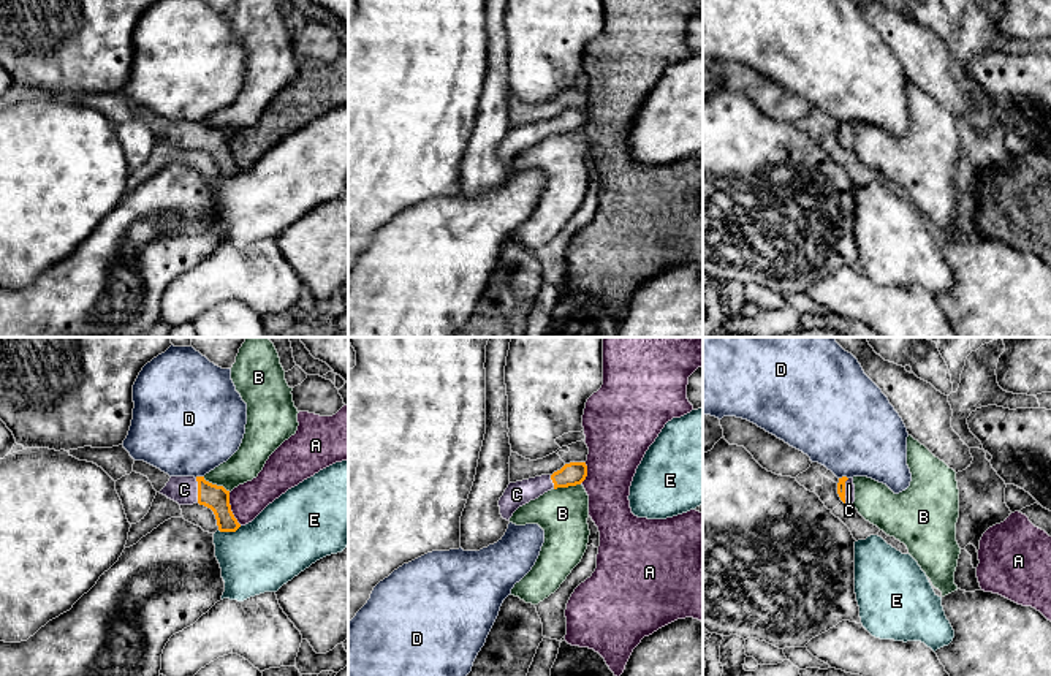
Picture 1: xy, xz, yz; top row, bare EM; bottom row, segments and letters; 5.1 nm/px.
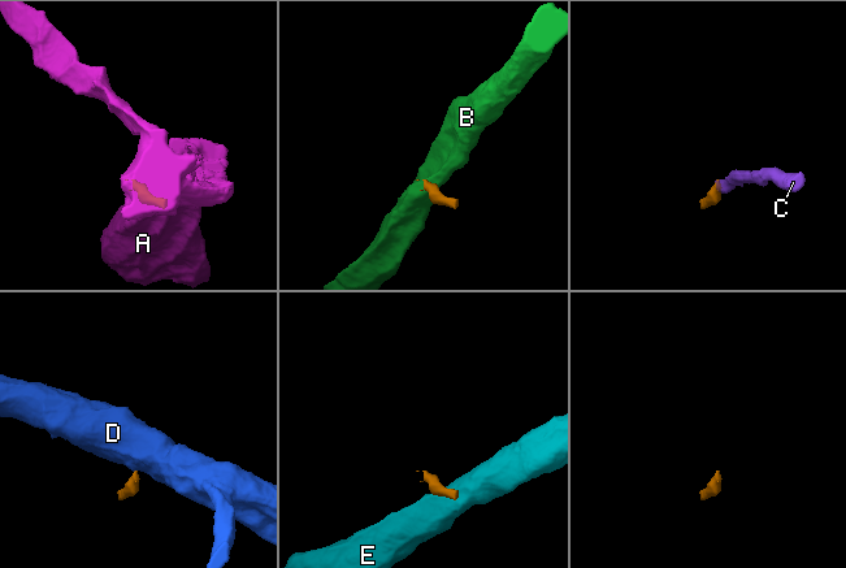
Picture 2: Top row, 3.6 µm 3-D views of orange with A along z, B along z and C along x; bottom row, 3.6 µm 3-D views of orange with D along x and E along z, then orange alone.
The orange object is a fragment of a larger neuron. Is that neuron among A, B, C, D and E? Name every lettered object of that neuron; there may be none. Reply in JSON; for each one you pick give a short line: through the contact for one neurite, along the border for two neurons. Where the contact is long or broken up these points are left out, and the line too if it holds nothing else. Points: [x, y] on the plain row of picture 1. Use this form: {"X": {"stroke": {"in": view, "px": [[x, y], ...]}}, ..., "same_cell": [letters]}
{"C": {"stroke": {"in": "xy", "px": [[216, 143], [198, 136], [184, 135]]}}, "same_cell": ["C"]}

